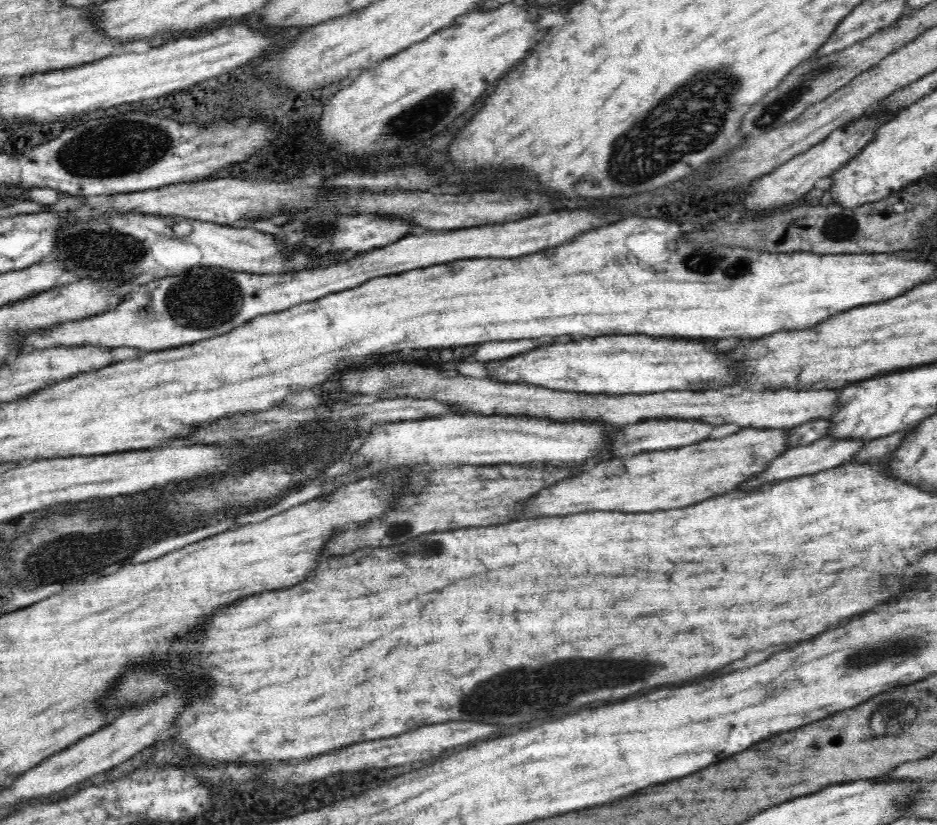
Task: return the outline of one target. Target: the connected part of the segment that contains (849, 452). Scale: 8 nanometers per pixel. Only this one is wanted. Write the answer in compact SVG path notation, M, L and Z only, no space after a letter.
M826 435L815 440L812 444L792 447L788 452L780 454L776 460L772 460L774 464L770 464L768 470L766 470L762 476L746 482L744 488L752 488L752 486L756 488L756 486L760 486L760 484L764 484L764 482L776 482L776 480L782 480L782 478L786 480L786 478L794 478L794 476L800 476L800 474L817 474L817 472L823 470L830 470L831 468L848 463L848 460L850 460L858 450L862 450L862 446L866 443L867 442L862 439L840 439Z

